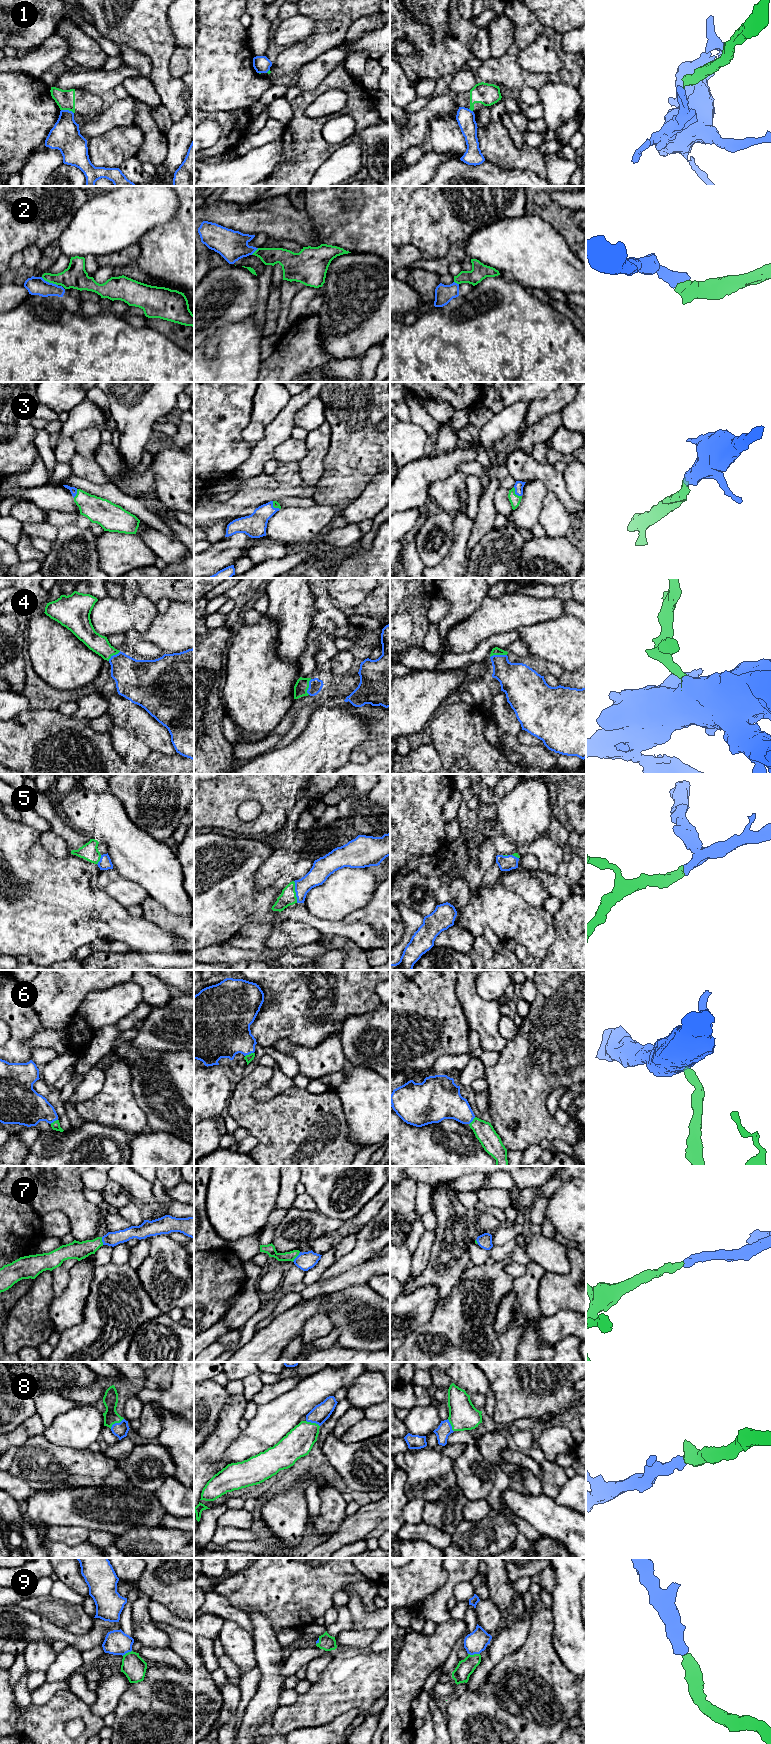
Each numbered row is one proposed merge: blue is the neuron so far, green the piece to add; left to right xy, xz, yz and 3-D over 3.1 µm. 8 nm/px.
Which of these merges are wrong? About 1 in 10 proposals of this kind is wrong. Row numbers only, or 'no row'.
1, 2

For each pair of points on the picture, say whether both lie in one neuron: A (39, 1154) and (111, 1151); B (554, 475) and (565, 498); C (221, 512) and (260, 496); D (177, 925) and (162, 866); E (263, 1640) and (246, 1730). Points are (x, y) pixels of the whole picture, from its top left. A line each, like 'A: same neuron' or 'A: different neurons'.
A: same neuron
B: same neuron
C: same neuron
D: different neurons
E: same neuron

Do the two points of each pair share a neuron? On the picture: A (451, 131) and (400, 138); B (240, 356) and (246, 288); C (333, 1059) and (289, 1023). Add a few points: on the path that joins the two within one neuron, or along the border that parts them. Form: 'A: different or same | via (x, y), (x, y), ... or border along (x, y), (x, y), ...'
A: different | border along (445, 115), (435, 115), (431, 119), (427, 131)
B: different | border along (253, 315), (236, 322), (224, 323), (220, 326)
C: different | border along (337, 1032), (328, 1034), (315, 1046), (294, 1044)

